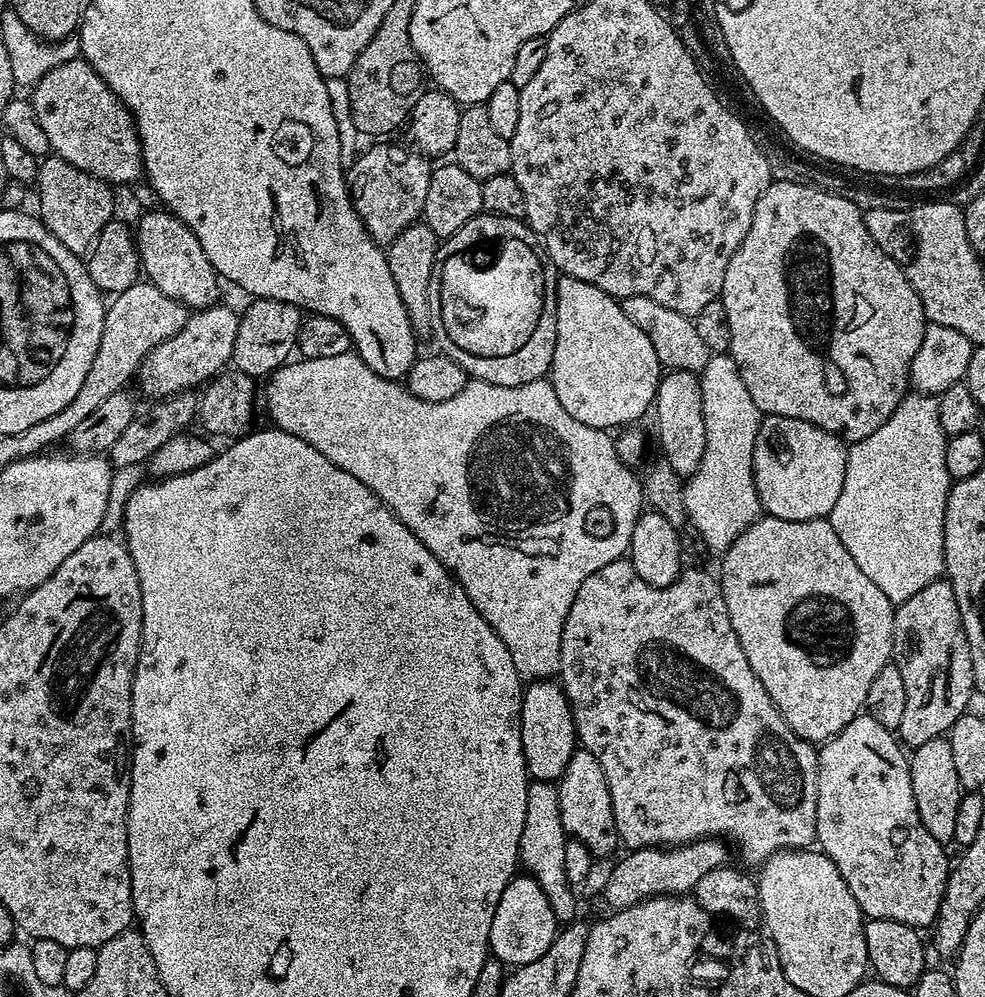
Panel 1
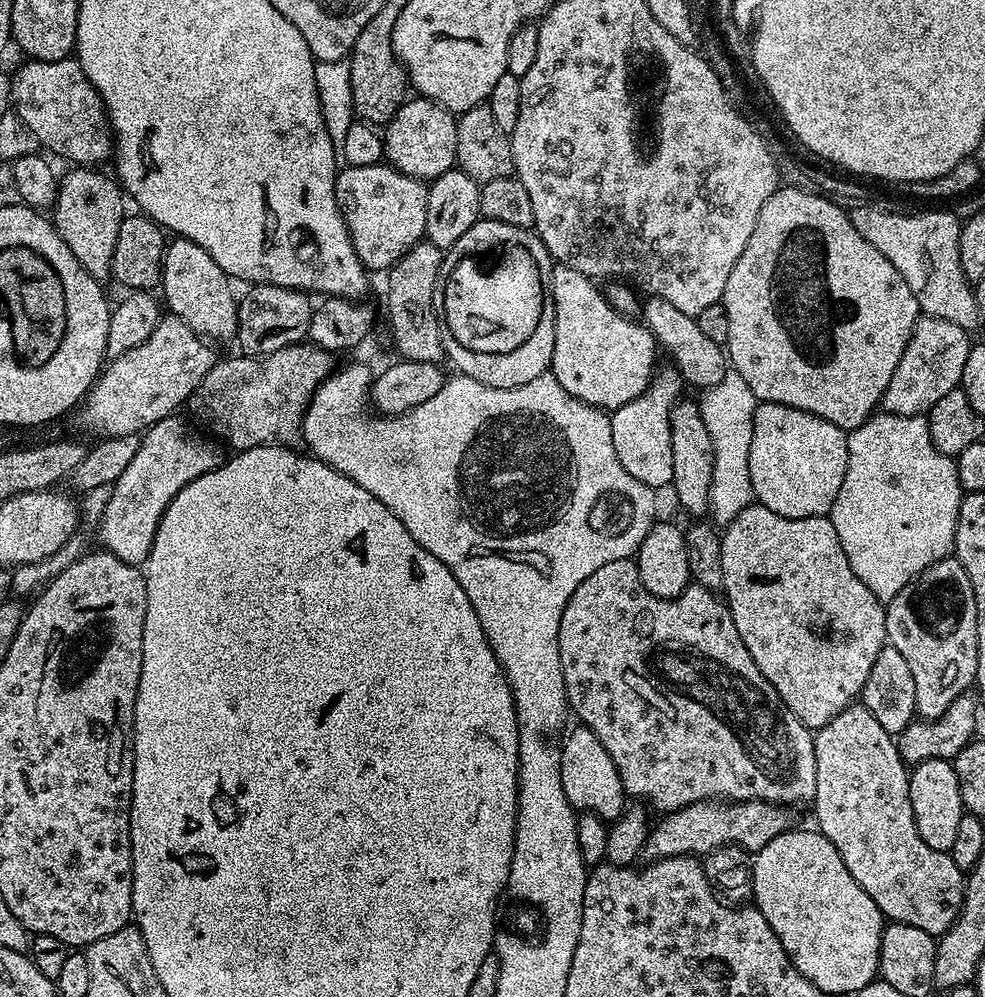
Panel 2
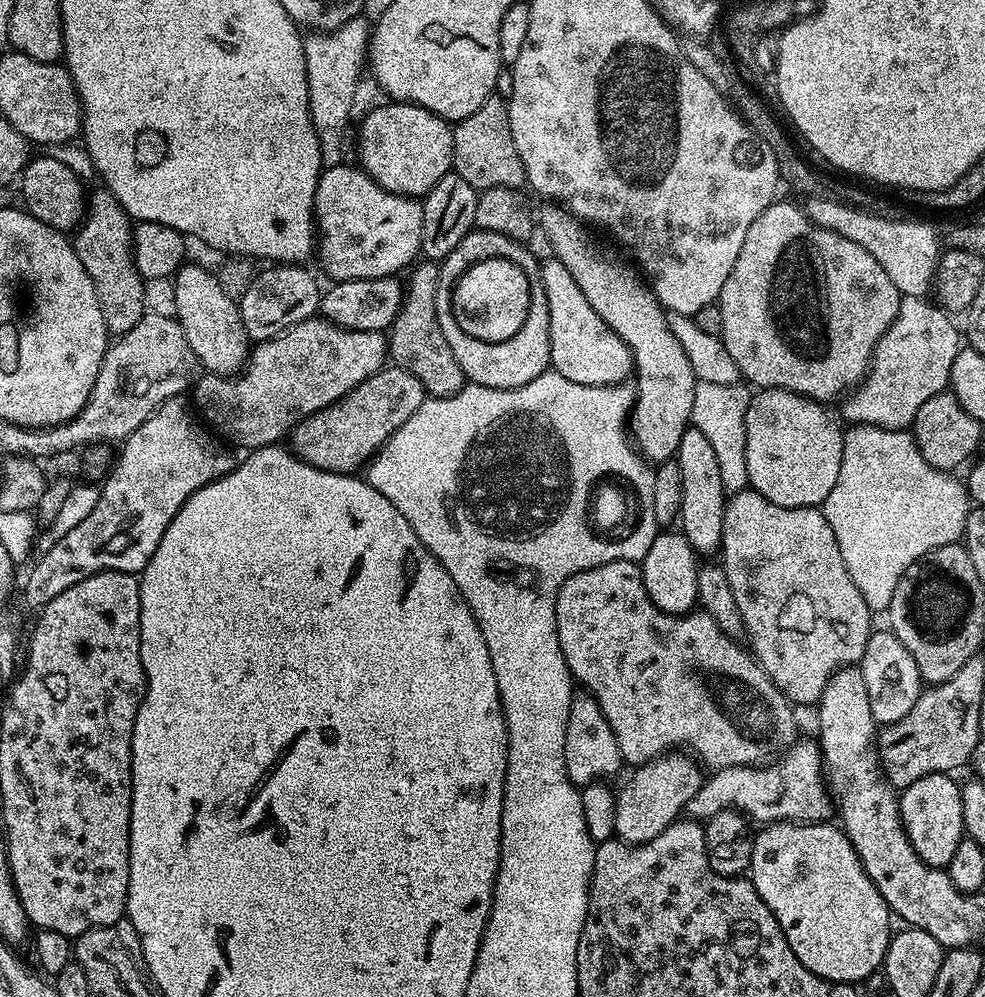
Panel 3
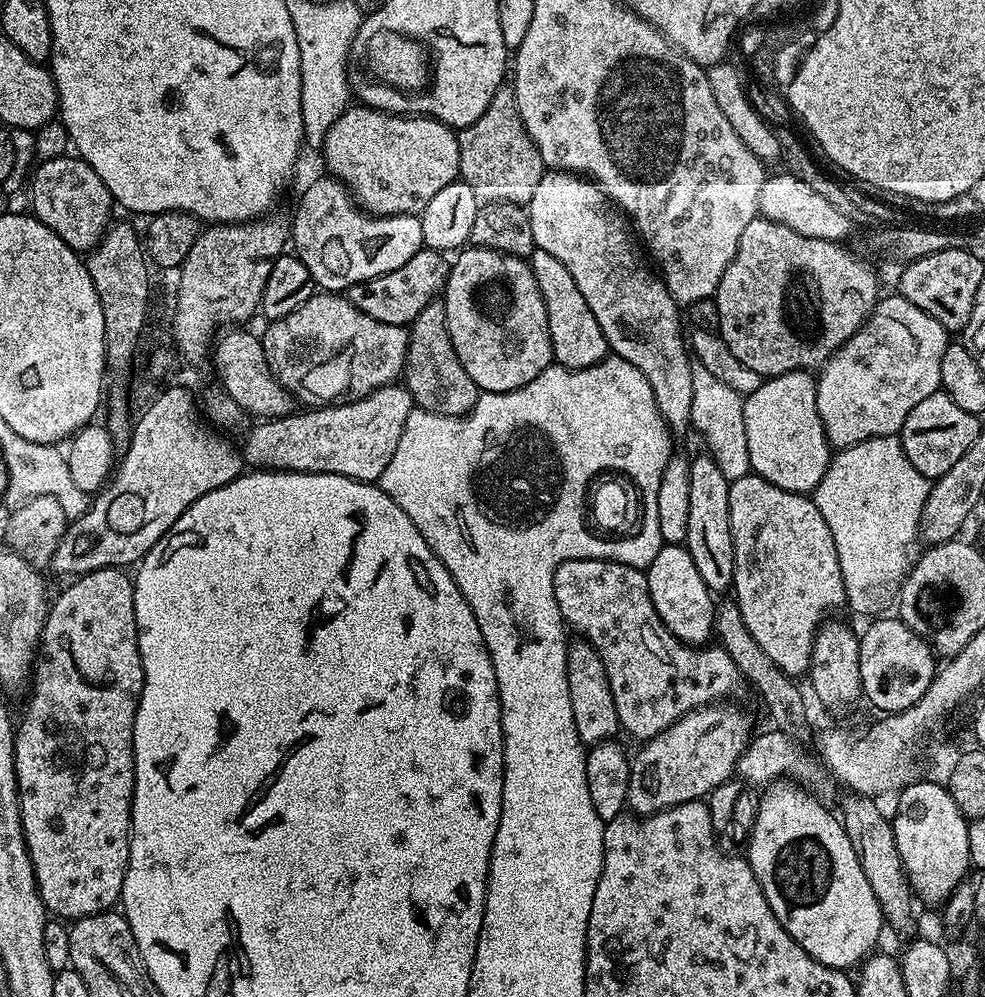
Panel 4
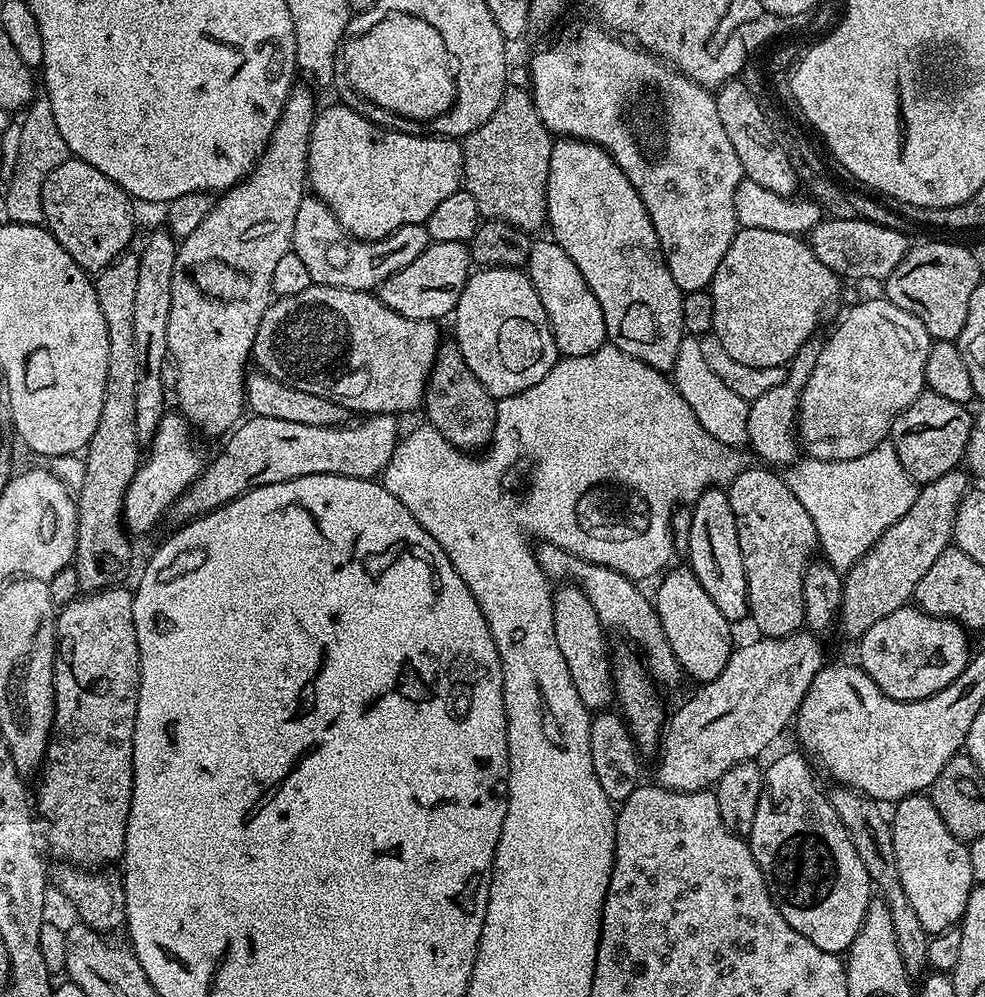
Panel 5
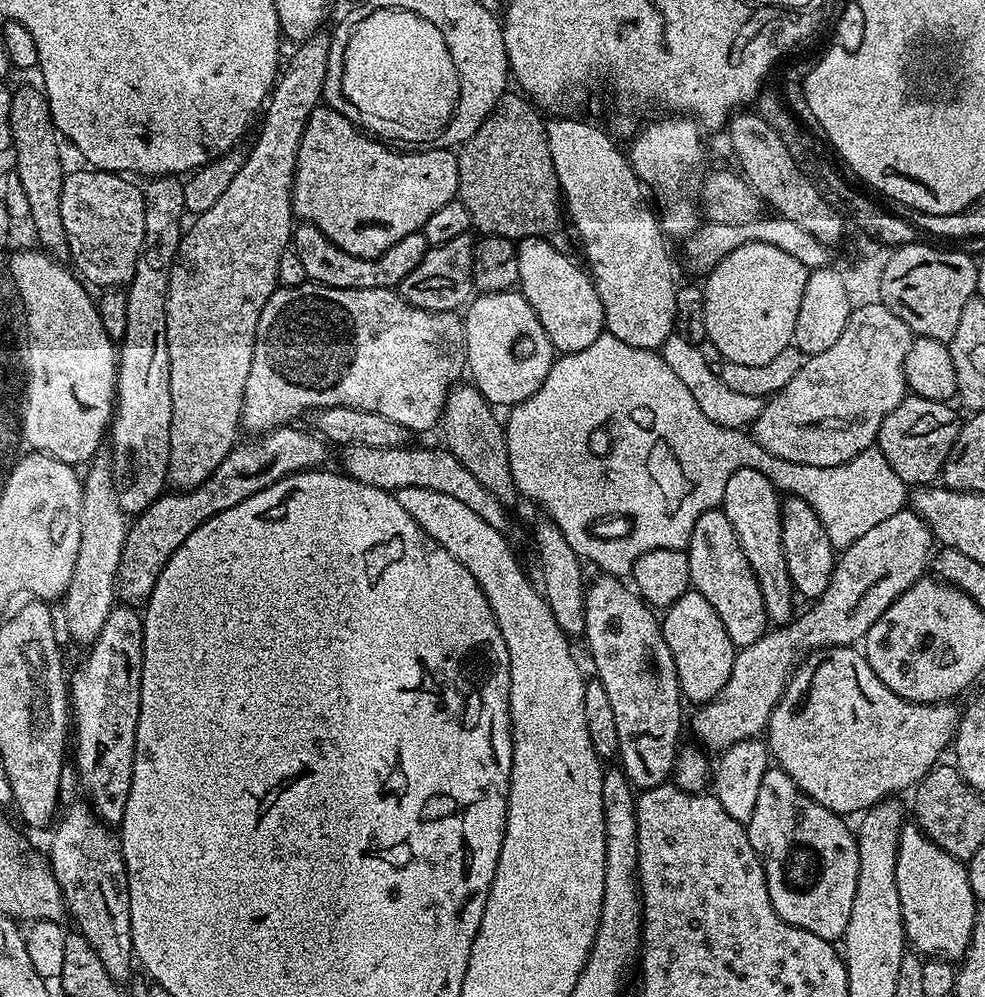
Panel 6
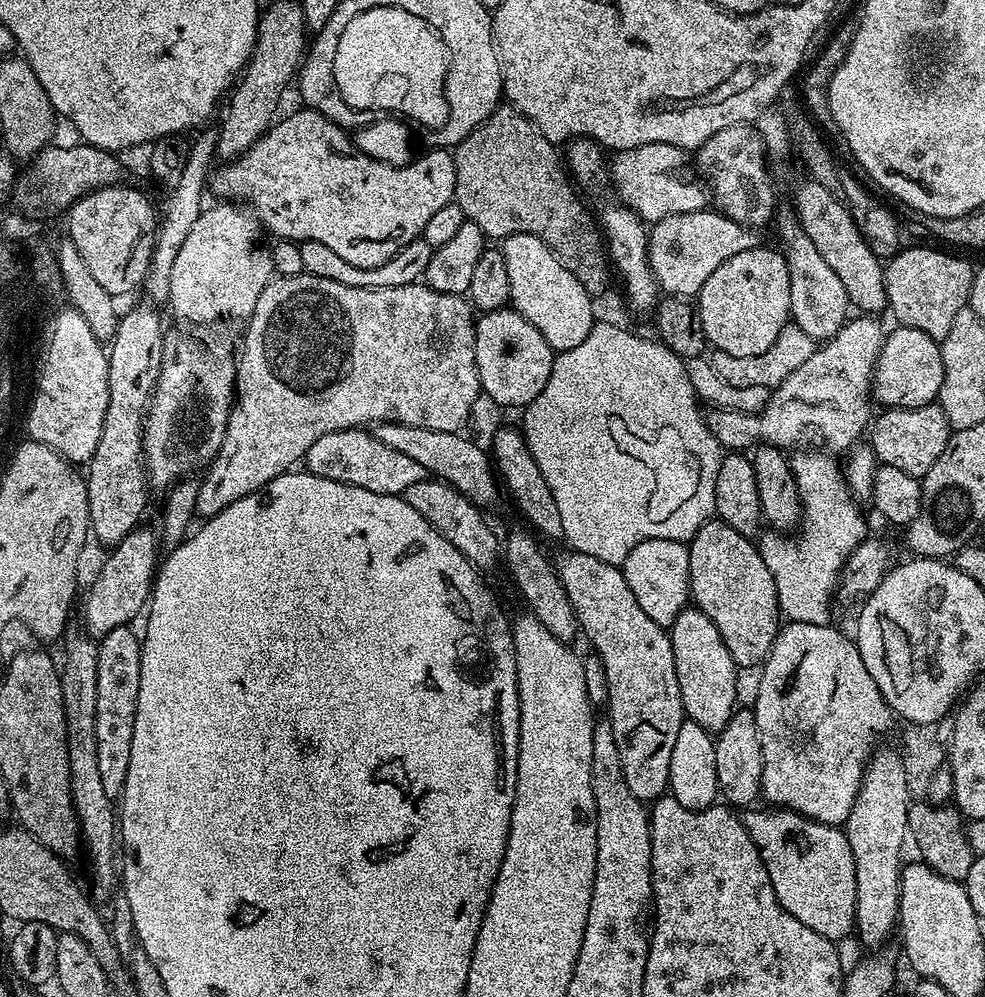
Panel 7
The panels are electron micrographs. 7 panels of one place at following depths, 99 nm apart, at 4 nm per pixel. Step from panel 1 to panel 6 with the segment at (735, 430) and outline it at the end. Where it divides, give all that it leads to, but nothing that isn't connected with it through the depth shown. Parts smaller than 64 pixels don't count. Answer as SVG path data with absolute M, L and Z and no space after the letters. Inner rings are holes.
M673 334L666 338L666 342L658 351L663 356L666 366L670 366L670 370L674 370L674 374L678 374L678 379L683 384L690 386L690 394L694 394L694 402L698 402L702 414L706 414L706 418L710 418L710 422L718 422L718 426L727 428L743 429L760 417L760 412L766 403L765 397L738 394L735 390L730 390L730 386L726 386L726 382L720 380L719 371L709 366L706 358L702 358L700 345L691 344L686 338Z

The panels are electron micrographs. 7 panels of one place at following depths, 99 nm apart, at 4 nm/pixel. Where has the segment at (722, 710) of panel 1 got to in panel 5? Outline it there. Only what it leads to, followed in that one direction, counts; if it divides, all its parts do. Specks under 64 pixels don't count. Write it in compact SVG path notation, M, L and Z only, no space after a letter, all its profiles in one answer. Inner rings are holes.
M541 543L539 547L535 549L535 554L542 570L553 581L565 580L582 589L586 598L590 598L590 606L594 606L605 629L617 628L626 639L633 640L633 642L628 642L635 645L646 657L648 670L657 685L672 684L676 679L681 678L680 663L676 661L674 650L670 650L670 642L662 630L662 622L658 618L653 601L649 597L648 600L644 597L644 592L640 589L643 587L637 581L631 580L629 576L624 576L613 568L583 560L581 556L574 556L571 552L562 550L553 544Z

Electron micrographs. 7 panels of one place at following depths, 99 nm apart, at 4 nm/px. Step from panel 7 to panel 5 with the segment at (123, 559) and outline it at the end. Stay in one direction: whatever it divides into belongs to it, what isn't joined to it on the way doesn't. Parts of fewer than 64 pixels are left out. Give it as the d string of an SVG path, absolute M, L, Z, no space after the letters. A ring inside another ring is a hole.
M368 414L361 420L364 420L361 424L345 422L339 428L331 428L249 415L232 428L216 461L209 463L172 504L170 516L176 519L177 525L187 524L234 502L252 488L303 476L349 476L359 480L379 477L401 439L397 417L392 414Z

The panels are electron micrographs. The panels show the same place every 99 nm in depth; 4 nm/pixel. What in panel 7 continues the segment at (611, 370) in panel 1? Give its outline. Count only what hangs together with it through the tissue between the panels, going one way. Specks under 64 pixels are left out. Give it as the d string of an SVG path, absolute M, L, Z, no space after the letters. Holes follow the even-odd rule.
M514 234L502 242L502 251L506 258L506 272L510 274L510 304L516 309L542 338L552 347L553 353L559 354L579 346L590 334L594 317L592 317L593 297L588 291L558 262L558 258L534 234Z

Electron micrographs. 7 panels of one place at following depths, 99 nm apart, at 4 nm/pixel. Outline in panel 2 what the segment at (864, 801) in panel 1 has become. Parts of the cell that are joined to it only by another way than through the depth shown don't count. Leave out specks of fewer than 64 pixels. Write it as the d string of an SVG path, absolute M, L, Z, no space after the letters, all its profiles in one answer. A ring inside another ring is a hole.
M853 702L843 708L833 720L826 722L826 726L815 729L814 758L816 759L815 827L832 843L834 850L838 850L838 854L842 854L842 862L846 862L846 870L850 870L850 878L854 878L854 882L858 882L858 886L862 886L862 890L866 890L866 894L870 894L870 898L874 898L874 906L878 906L880 913L889 921L918 926L918 930L926 930L937 938L943 936L944 931L955 922L957 914L960 913L960 907L964 901L966 876L956 865L951 854L942 850L934 850L930 846L926 846L926 842L922 842L922 834L918 834L918 826L914 822L914 810L910 806L910 786L908 785L910 772L903 758L900 757L897 741L889 732L882 730L882 725L876 721L874 714L870 714L870 710L864 708L863 703Z

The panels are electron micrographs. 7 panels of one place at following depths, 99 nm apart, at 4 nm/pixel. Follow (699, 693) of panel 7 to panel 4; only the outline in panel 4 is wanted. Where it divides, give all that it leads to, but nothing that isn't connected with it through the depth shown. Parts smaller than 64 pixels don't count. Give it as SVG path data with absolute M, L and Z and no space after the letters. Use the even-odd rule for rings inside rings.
M665 543L654 562L650 562L646 575L654 610L658 610L658 618L662 618L664 625L684 644L707 645L711 641L708 639L714 636L717 601L706 582L702 582L702 574L698 574L698 566L694 566L694 558L690 558L687 547L683 543Z

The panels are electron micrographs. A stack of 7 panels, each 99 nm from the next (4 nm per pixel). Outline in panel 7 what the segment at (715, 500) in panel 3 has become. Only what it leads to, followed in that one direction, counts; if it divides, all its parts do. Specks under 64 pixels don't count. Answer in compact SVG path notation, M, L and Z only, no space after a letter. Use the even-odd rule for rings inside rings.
M719 518L703 524L687 547L690 596L695 607L718 626L737 669L763 665L782 627L782 613L774 578L762 562L759 547Z

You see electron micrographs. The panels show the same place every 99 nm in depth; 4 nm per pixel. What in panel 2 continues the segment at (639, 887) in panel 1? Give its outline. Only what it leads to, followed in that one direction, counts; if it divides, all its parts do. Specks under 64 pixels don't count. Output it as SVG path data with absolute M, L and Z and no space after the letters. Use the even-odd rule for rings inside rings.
M715 799L695 800L693 804L685 804L676 812L669 812L659 817L660 821L651 825L648 840L644 843L642 853L645 861L661 860L667 856L694 856L703 858L715 848L721 848L723 844L738 844L745 848L749 854L755 854L766 846L778 834L789 831L792 824L793 809L779 804L770 804L766 800L741 800L739 802L717 802Z

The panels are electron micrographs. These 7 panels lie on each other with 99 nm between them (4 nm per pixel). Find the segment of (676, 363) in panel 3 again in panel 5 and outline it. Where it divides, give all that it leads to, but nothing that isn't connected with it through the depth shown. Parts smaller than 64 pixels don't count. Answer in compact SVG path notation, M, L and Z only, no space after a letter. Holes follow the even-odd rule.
M572 137L553 143L550 174L547 175L546 224L551 237L562 246L578 270L582 270L586 286L590 286L594 298L598 298L606 322L607 343L630 354L630 358L638 358L638 362L646 362L646 366L654 366L654 370L671 373L674 358L678 358L678 346L682 346L686 335L682 322L684 293L664 261L657 232L641 196L604 148Z

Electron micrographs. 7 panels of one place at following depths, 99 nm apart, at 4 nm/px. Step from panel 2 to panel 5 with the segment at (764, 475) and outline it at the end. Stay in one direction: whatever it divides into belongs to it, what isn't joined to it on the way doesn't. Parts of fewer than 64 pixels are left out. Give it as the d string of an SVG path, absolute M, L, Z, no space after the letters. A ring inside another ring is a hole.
M808 340L787 365L783 382L766 391L760 398L751 401L745 435L749 445L752 444L755 452L764 459L761 461L774 466L780 466L776 464L788 466L797 459L800 443L795 432L798 426L801 392L818 364L818 355L821 354L822 348L823 345L819 341Z

